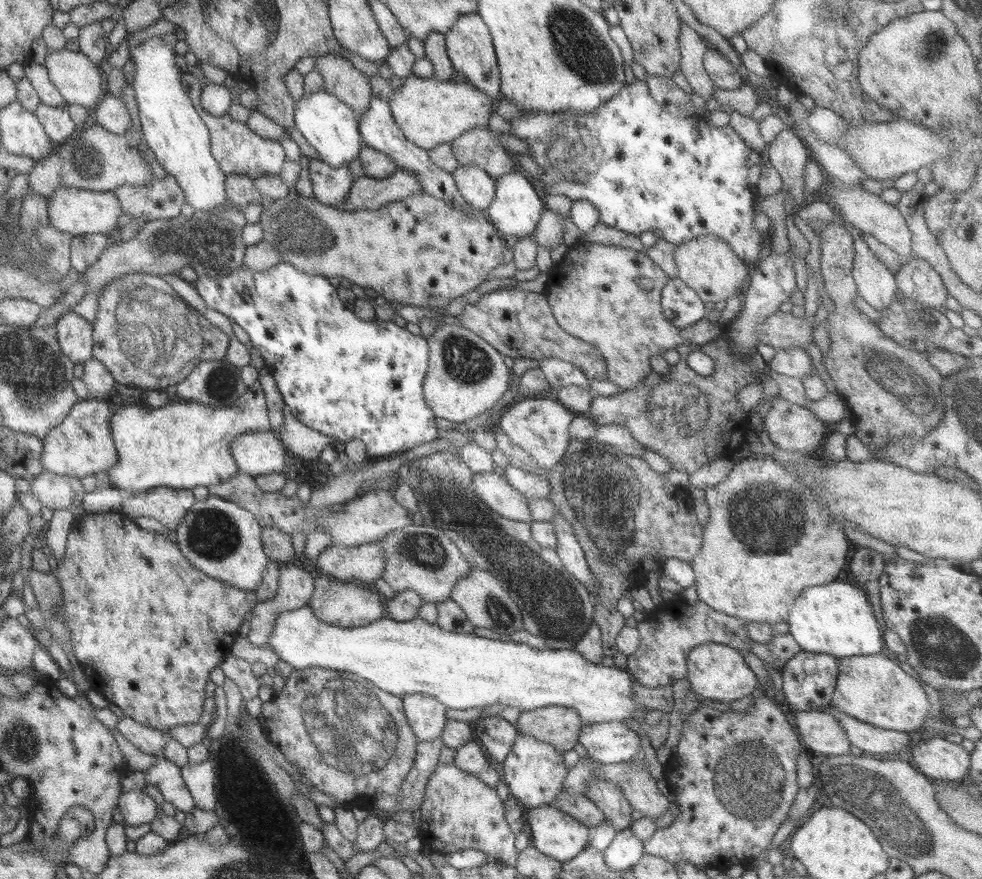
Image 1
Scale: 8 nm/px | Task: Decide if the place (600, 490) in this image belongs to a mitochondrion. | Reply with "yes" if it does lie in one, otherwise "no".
yes

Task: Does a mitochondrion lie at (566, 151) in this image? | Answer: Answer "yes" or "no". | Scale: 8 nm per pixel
yes

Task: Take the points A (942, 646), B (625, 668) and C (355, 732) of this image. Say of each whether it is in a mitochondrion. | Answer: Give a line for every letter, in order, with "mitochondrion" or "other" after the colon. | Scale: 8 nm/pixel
A: mitochondrion
B: other
C: mitochondrion

